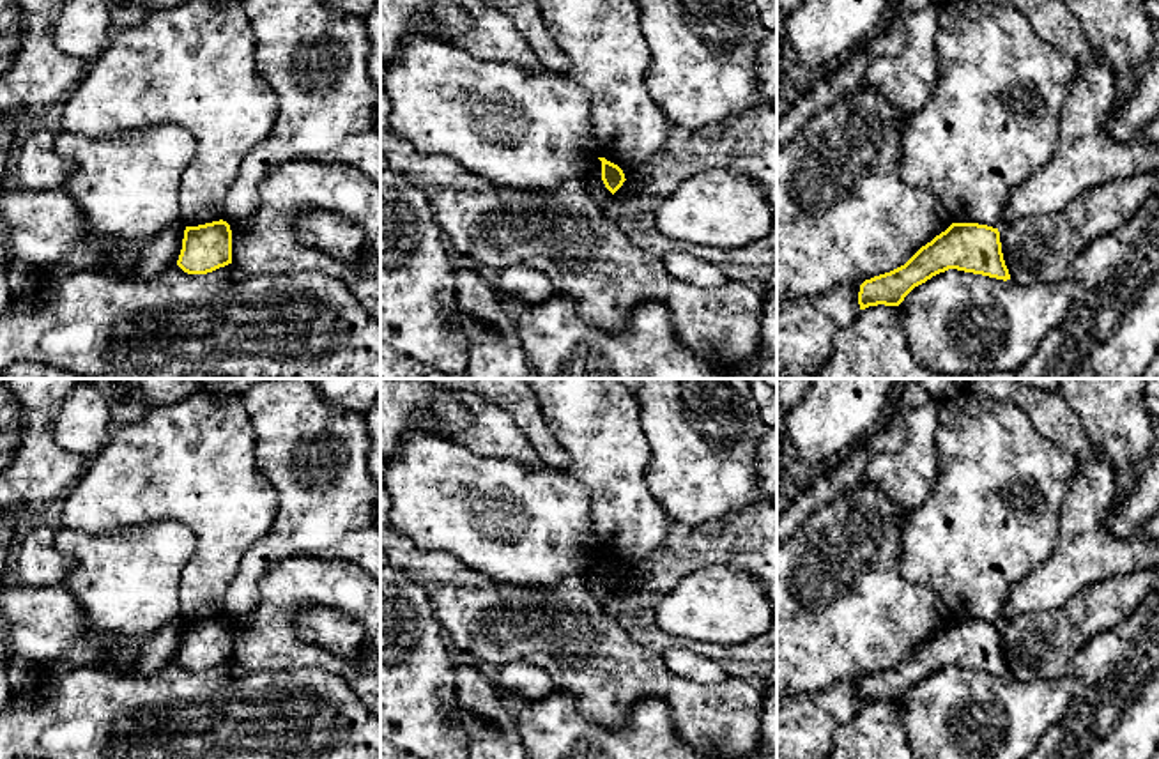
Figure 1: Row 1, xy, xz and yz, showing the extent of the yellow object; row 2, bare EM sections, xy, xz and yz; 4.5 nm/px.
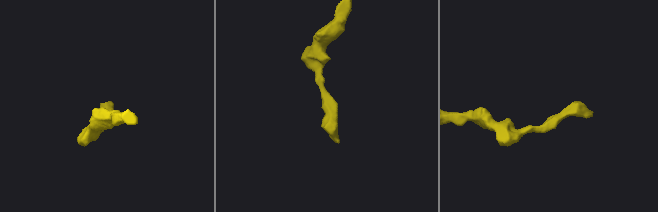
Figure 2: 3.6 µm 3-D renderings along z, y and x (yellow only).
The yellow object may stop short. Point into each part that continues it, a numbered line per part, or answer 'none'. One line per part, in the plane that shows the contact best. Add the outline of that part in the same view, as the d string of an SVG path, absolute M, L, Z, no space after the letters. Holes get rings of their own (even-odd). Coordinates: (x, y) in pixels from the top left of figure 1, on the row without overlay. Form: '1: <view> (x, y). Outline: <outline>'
none

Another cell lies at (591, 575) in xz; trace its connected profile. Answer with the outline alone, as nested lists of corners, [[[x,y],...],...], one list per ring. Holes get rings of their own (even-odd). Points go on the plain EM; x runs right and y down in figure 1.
[[[596,556],[593,559],[589,559],[586,570],[580,573],[589,593],[598,598],[600,602],[605,602],[612,589],[605,584],[603,577],[602,577],[602,557]]]

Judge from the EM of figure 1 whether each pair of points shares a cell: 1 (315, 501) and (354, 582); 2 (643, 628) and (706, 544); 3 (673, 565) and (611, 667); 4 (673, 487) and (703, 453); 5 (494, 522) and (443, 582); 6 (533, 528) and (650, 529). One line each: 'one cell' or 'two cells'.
1: two cells
2: one cell
3: two cells
4: one cell
5: two cells
6: two cells

